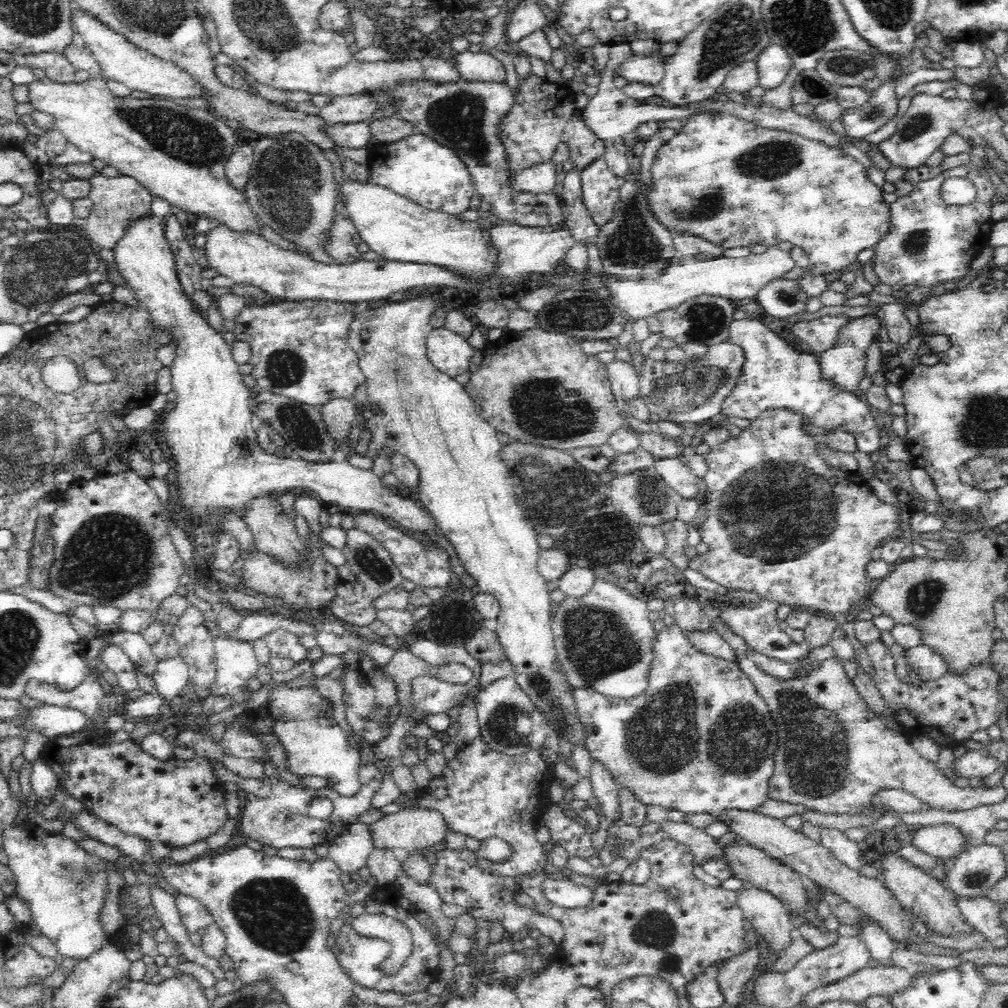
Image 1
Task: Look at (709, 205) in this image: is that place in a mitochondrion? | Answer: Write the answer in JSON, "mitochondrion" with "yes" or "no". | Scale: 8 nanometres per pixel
{"mitochondrion":"yes"}

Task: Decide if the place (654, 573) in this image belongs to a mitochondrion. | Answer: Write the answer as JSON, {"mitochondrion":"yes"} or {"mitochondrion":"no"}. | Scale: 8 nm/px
{"mitochondrion":"no"}

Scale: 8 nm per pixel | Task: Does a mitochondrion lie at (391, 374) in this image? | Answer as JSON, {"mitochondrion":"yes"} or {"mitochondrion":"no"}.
{"mitochondrion":"yes"}

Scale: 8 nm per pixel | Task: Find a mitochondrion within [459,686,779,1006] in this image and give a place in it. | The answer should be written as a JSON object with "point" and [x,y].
{"point":[655,928]}

